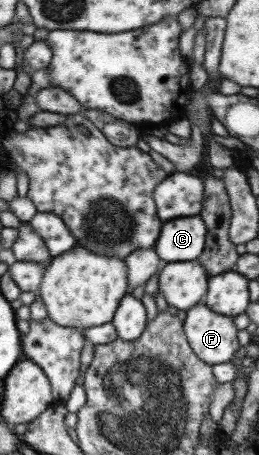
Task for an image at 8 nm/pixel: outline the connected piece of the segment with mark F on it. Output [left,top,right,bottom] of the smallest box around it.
[182,303,240,366]

